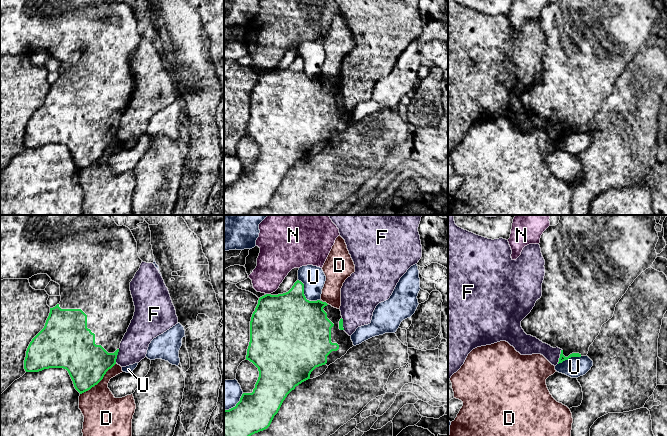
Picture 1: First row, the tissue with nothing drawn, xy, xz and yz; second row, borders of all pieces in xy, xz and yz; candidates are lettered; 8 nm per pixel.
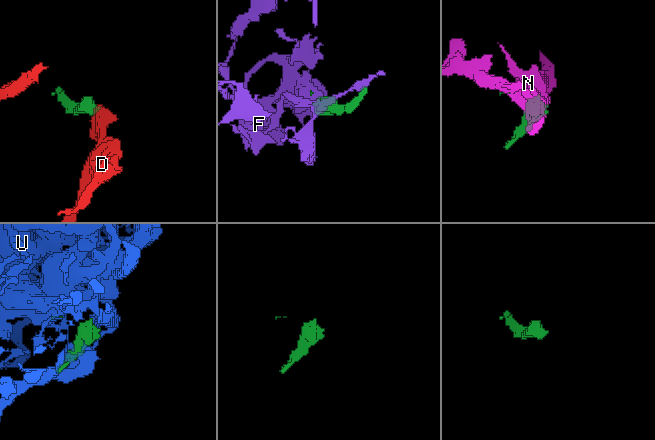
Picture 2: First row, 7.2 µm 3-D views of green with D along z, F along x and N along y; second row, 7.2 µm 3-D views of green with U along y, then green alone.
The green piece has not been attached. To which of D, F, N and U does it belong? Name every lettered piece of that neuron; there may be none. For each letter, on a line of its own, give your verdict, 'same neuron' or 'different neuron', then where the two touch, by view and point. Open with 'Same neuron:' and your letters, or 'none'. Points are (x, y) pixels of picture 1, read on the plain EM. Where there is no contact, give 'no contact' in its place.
Same neuron: none
D: different neuron | xy (99, 157)
F: different neuron | yz (560, 132)
N: different neuron | xz (268, 70)
U: different neuron | xz (304, 71)

